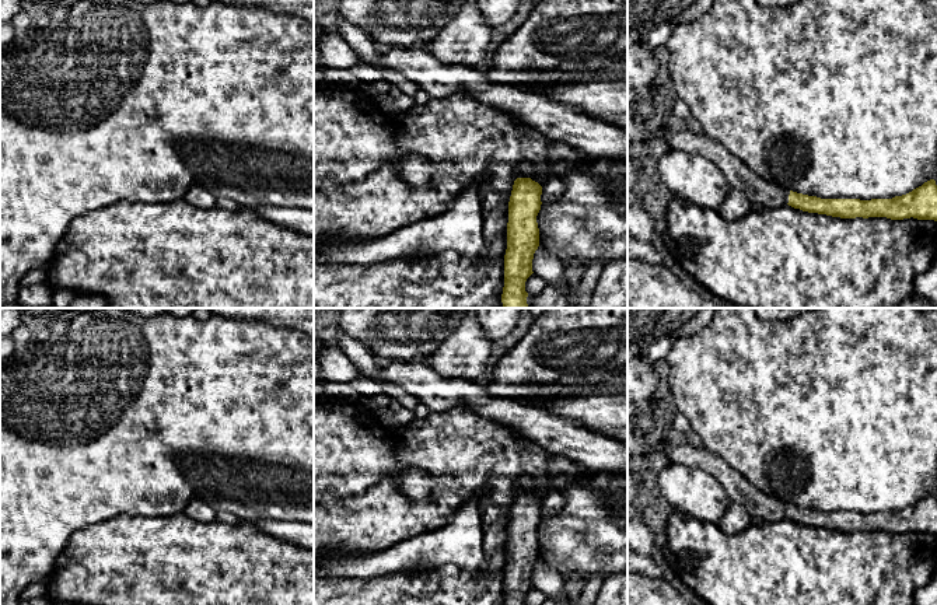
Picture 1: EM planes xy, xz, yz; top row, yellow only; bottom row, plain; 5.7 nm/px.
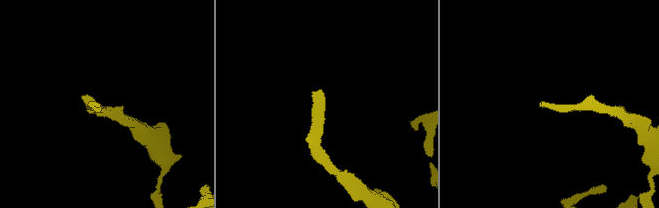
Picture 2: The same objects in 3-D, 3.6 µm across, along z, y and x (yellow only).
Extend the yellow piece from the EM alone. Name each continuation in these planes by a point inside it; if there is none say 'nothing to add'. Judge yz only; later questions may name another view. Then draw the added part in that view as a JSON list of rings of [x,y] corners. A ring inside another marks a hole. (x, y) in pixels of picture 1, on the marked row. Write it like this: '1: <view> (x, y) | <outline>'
1: yz (759, 192) | [[[661,127],[650,141],[662,139],[669,148],[697,153],[719,165],[731,188],[741,190],[752,206],[780,207],[789,203],[790,190],[763,181],[751,168],[727,151],[720,143],[689,130],[678,133]]]

